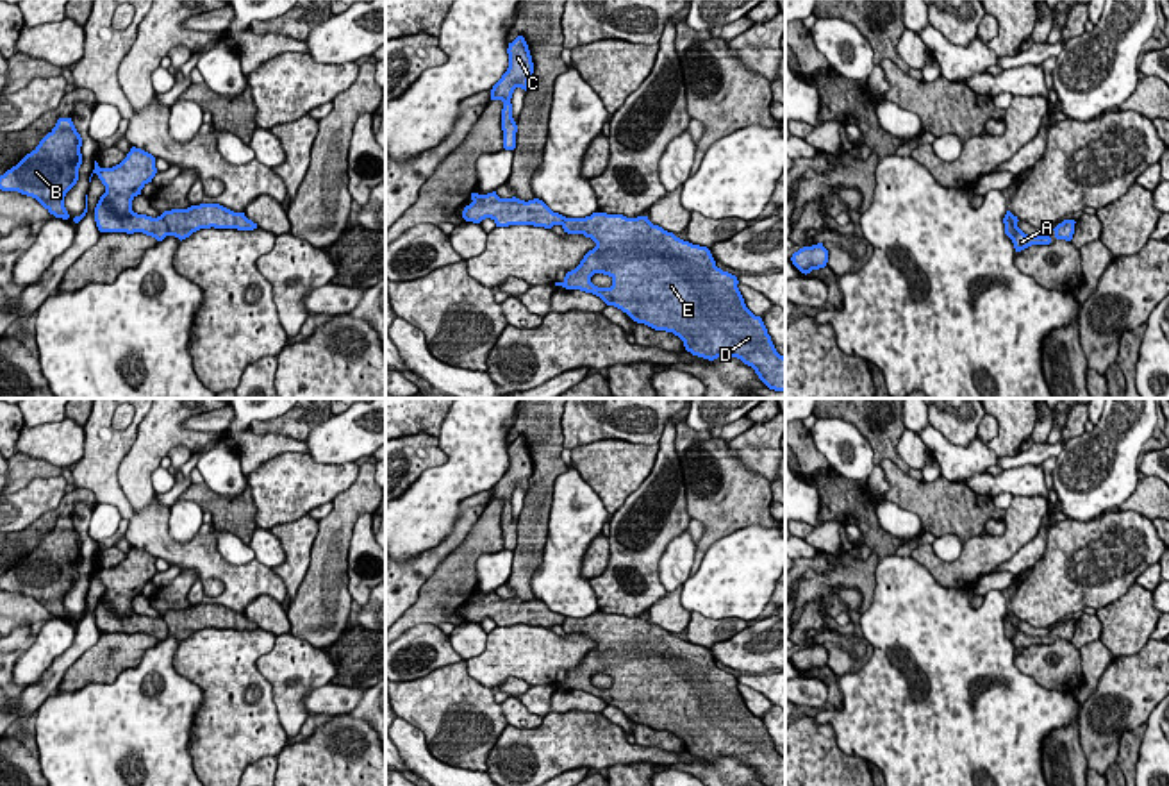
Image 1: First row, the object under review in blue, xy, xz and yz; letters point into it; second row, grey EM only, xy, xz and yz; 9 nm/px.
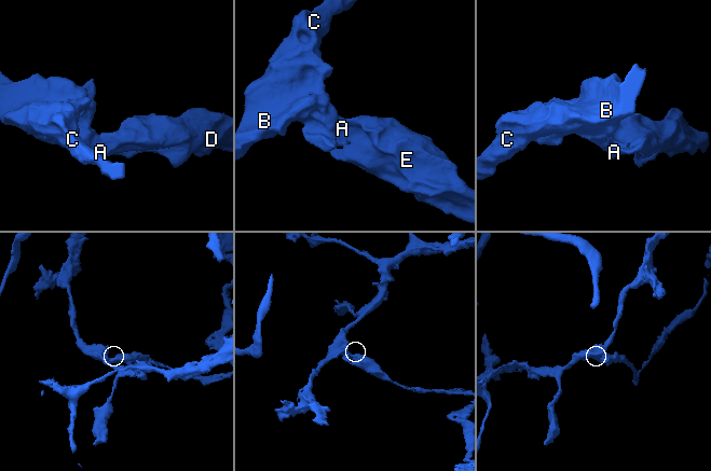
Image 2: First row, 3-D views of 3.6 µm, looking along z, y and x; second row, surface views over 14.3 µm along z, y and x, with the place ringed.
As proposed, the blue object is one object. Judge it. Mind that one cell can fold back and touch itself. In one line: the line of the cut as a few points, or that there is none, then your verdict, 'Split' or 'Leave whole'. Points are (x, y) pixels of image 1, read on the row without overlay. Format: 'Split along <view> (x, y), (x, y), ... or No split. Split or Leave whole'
Split along xy (161, 615), (168, 635). Split

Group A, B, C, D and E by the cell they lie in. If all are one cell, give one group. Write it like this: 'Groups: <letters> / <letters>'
Groups: A D E / B C

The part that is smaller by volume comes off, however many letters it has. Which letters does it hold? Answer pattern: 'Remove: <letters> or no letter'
Remove: A, D, E

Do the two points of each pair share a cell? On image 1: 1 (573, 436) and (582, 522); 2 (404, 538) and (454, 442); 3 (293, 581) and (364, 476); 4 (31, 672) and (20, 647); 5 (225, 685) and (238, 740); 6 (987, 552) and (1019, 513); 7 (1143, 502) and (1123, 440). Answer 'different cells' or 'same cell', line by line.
1: different cells
2: same cell
3: different cells
4: different cells
5: same cell
6: same cell
7: different cells

